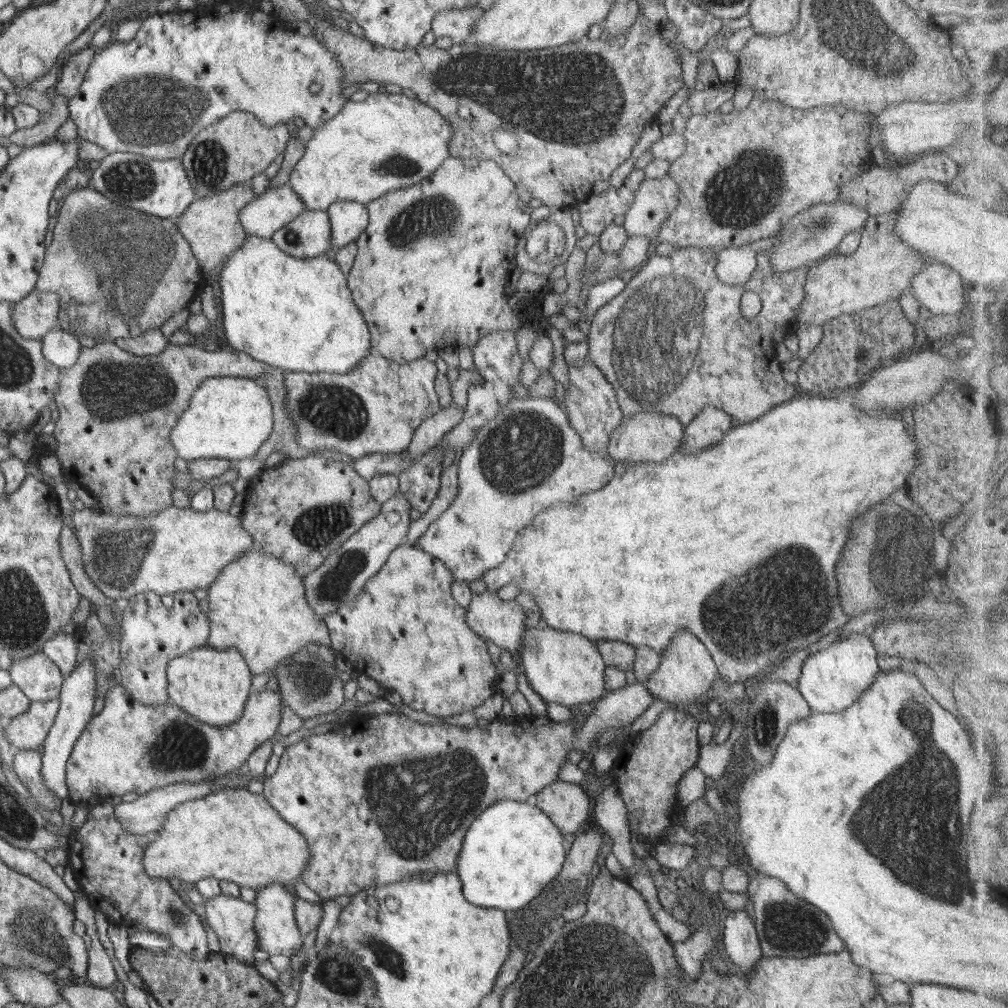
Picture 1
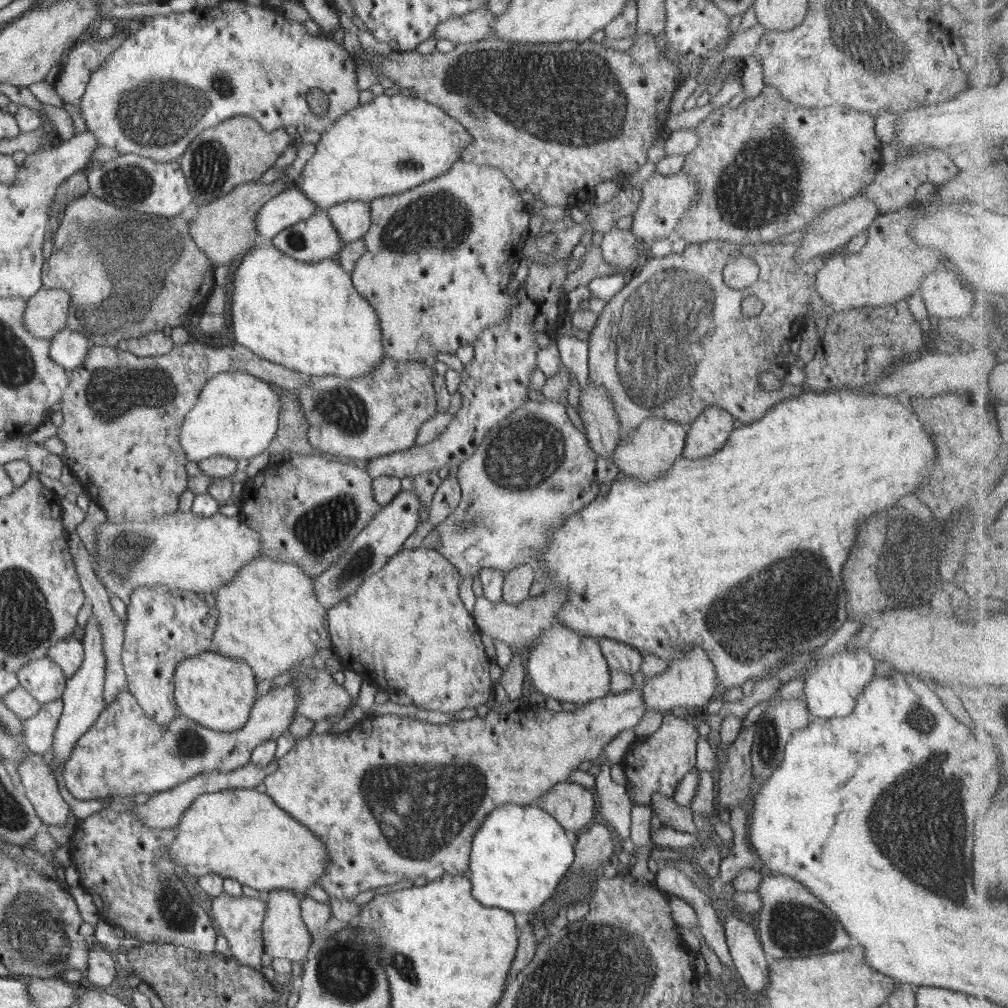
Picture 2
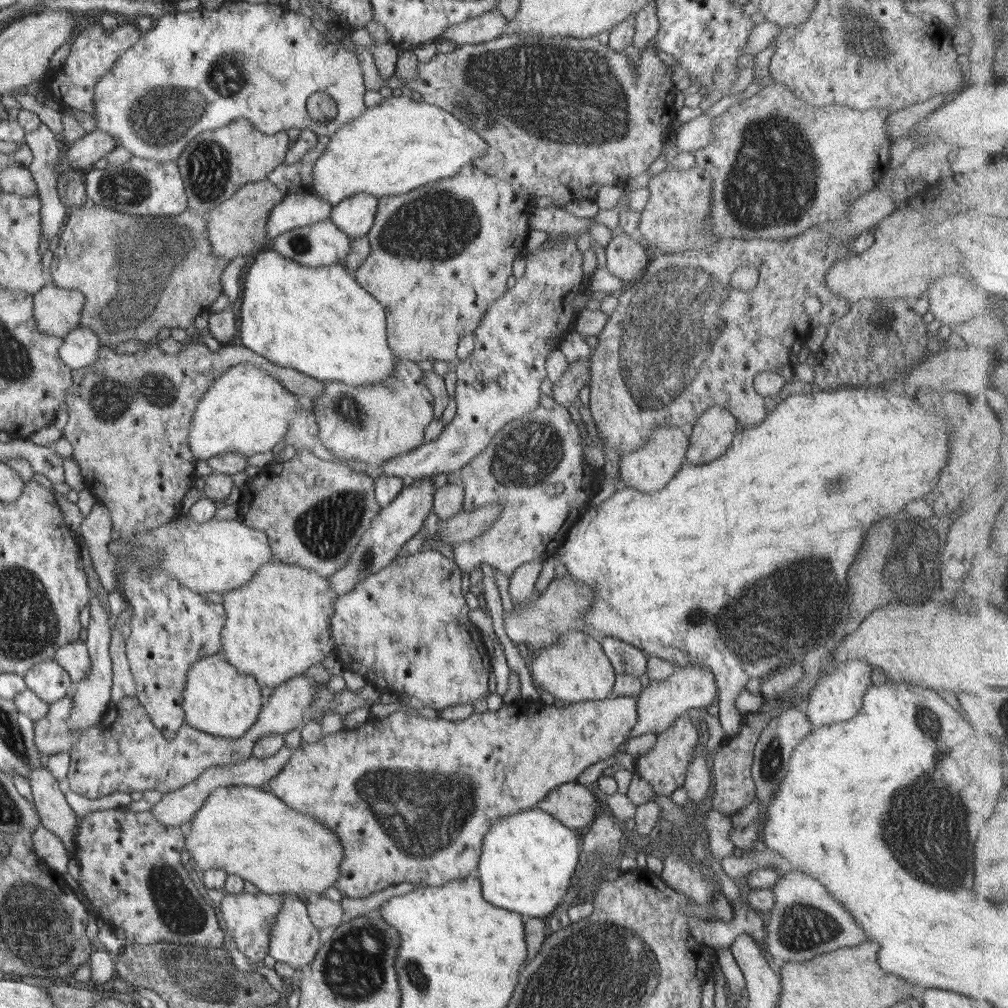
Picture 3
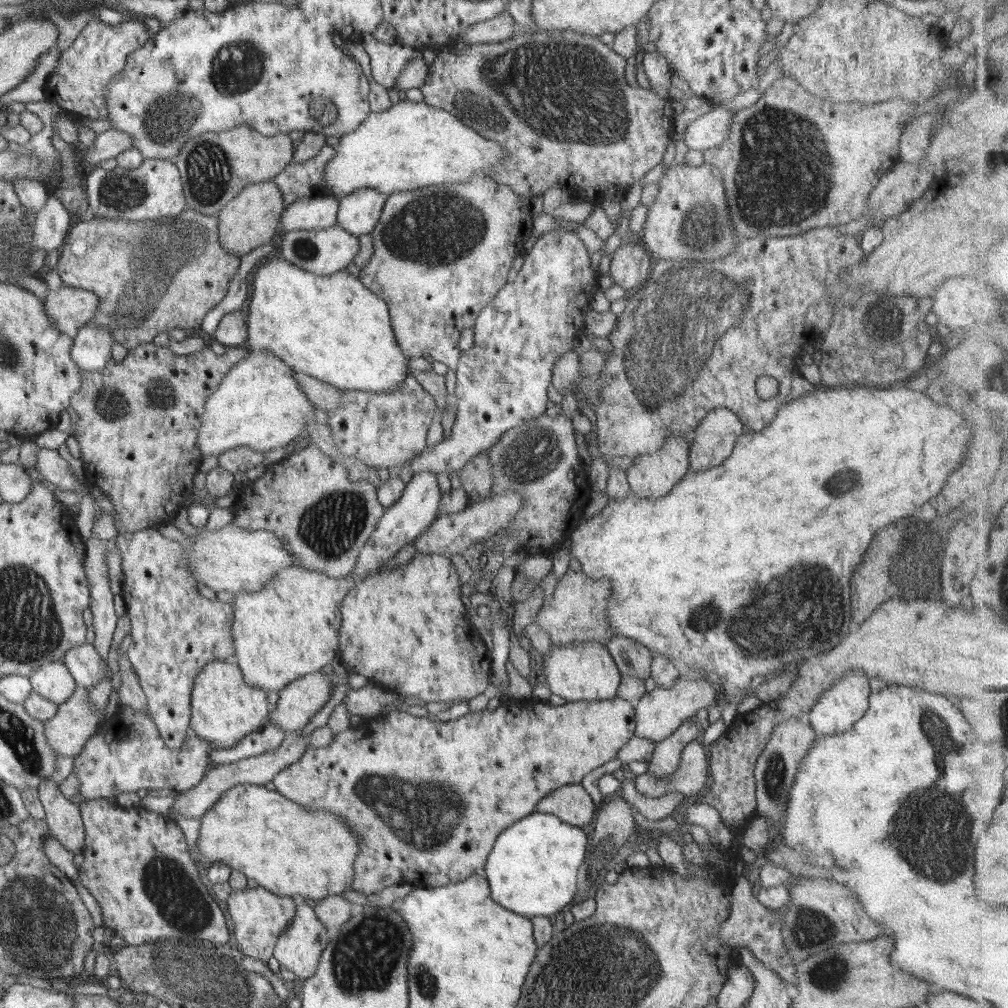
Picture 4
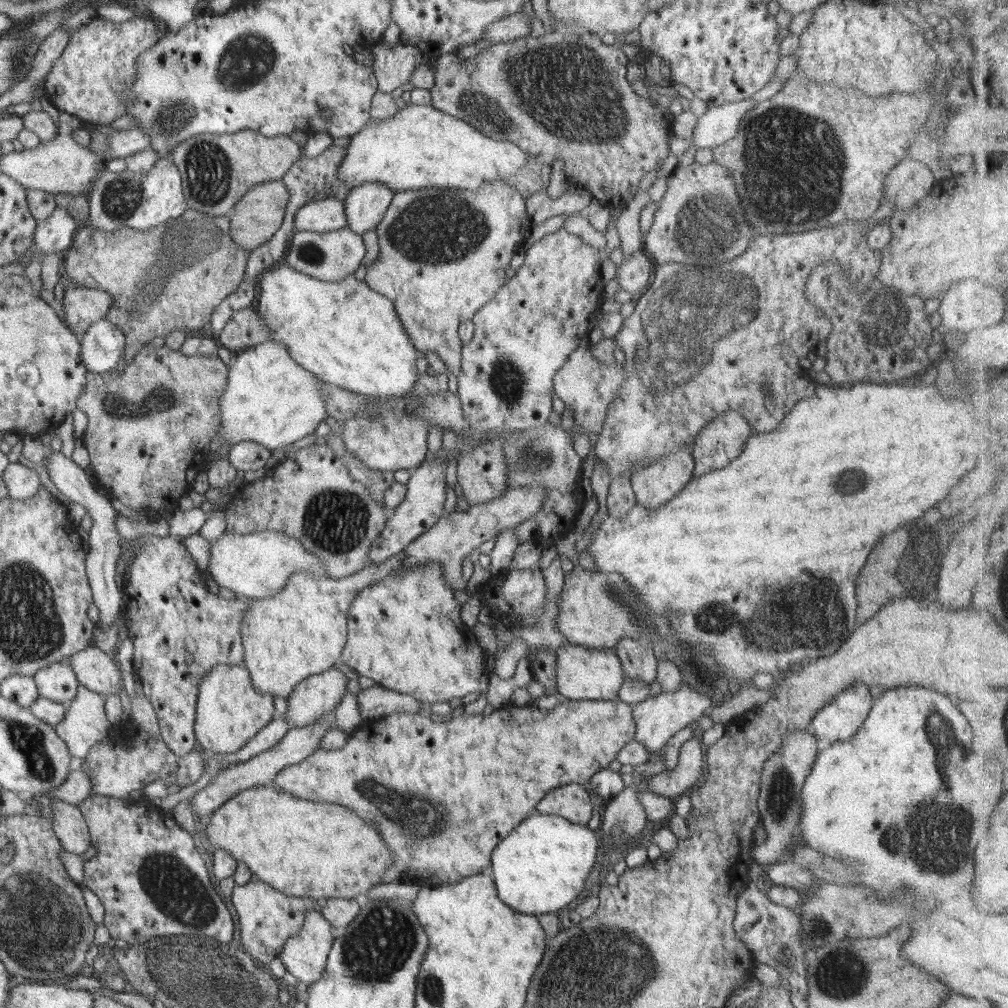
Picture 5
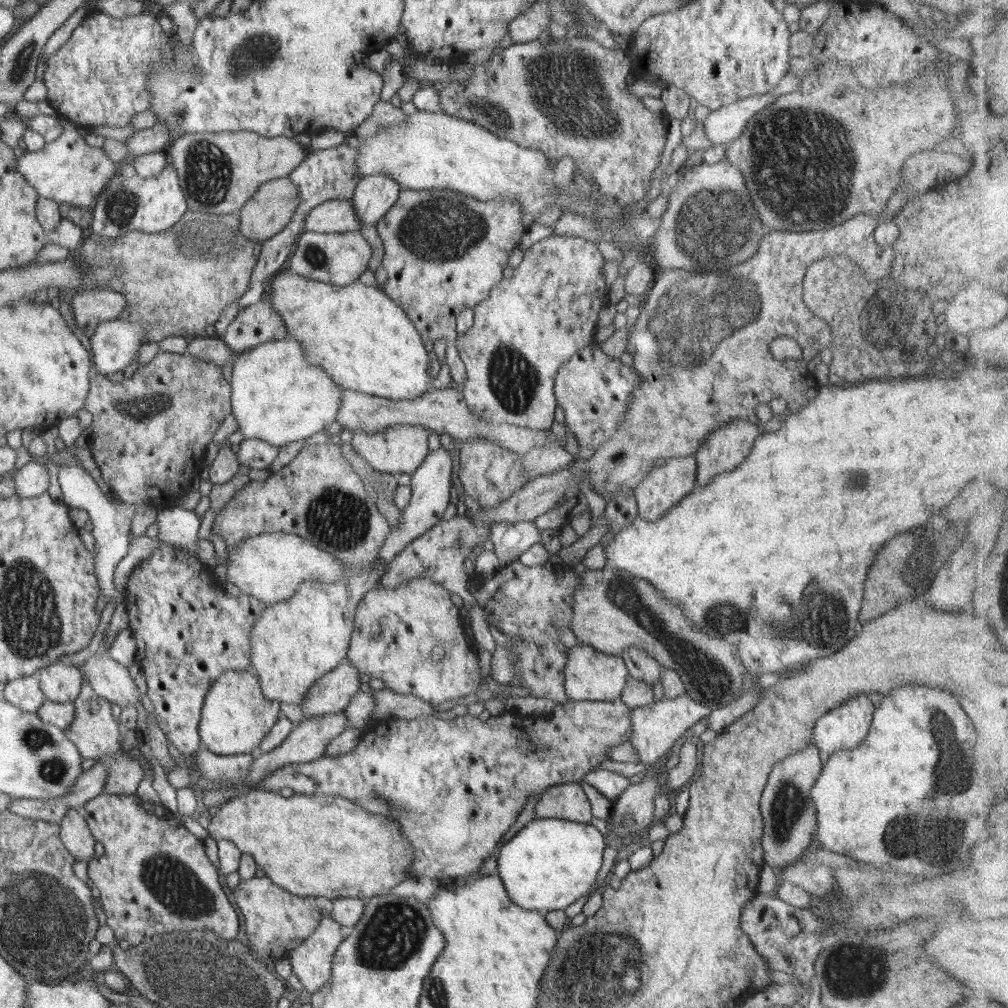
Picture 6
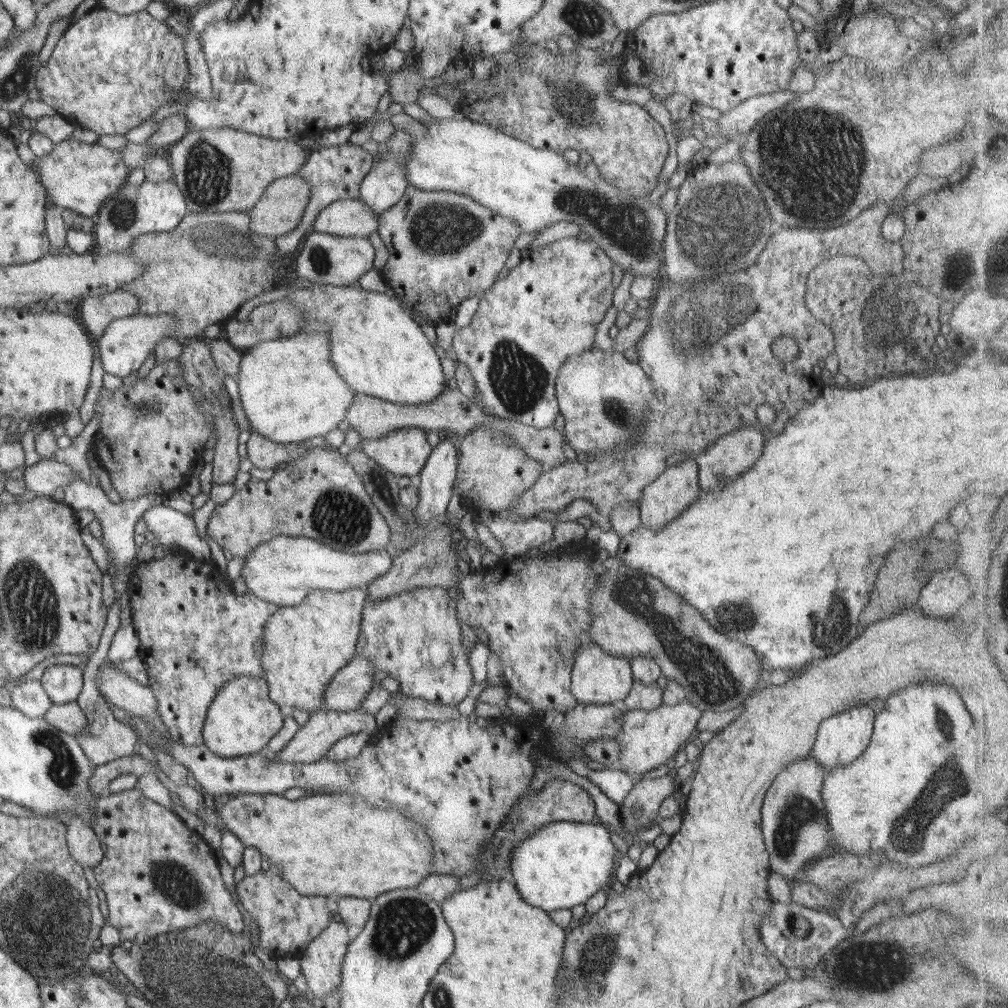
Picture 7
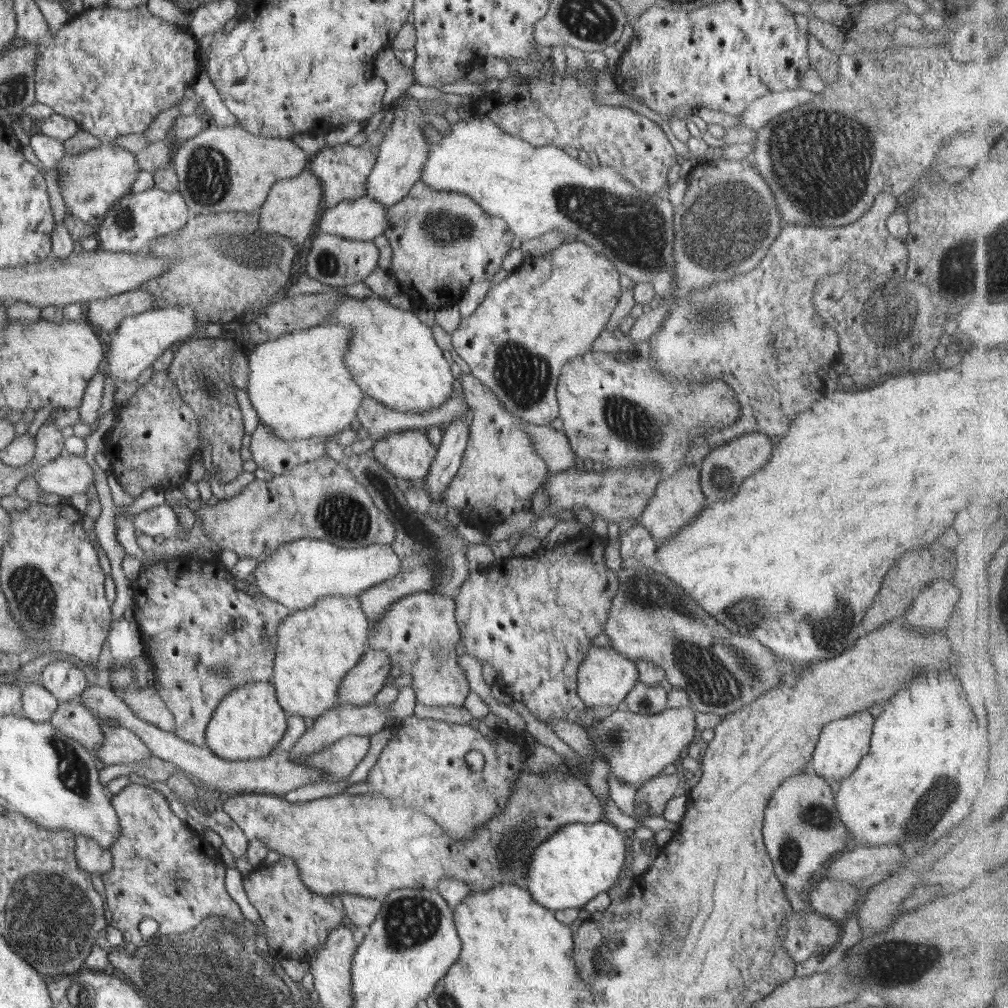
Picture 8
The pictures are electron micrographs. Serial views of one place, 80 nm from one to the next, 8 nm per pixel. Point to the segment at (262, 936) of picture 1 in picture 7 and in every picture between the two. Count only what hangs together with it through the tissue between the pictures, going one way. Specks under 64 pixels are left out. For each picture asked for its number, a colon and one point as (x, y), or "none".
2: (285, 936)
3: (294, 940)
4: (299, 948)
5: (305, 955)
6: (311, 961)
7: (321, 962)

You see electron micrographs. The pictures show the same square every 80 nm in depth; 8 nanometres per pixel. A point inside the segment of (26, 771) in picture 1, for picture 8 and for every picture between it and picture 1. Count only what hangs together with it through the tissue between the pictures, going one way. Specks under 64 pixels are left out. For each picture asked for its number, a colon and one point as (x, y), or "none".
2: (36, 780)
3: (55, 813)
4: (63, 817)
5: (69, 824)
6: (79, 842)
7: (84, 845)
8: (94, 859)

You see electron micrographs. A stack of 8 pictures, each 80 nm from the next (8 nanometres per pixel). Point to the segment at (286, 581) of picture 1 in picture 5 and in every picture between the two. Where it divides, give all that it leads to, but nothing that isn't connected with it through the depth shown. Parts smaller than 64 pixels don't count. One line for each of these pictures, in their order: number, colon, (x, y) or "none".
2: (269, 617)
3: (277, 626)
4: (290, 628)
5: (302, 630)

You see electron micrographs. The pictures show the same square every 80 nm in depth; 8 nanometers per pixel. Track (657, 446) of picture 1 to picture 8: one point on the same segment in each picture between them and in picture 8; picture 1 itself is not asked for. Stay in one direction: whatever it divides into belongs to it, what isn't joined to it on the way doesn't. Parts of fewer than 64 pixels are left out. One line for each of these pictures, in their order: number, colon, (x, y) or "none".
2: (646, 454)
3: (650, 468)
4: (652, 475)
5: (653, 486)
6: (664, 487)
7: (663, 500)
8: (678, 500)

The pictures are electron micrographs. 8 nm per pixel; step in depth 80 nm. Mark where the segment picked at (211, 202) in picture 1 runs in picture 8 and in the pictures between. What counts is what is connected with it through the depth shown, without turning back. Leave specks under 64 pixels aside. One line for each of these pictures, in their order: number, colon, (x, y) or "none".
2: (224, 229)
3: (237, 227)
4: (250, 220)
5: (259, 213)
6: (267, 213)
7: (280, 209)
8: (291, 208)

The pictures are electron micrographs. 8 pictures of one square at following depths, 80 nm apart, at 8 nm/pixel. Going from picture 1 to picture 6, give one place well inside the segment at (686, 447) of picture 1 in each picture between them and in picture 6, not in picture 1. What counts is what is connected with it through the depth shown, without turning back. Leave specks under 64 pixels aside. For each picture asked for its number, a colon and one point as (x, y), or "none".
2: (709, 432)
3: (711, 436)
4: (715, 437)
5: (722, 440)
6: (726, 448)

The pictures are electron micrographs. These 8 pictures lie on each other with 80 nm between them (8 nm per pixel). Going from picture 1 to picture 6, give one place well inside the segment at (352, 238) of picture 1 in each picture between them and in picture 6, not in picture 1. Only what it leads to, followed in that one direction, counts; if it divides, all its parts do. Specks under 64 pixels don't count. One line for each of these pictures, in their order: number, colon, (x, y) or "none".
2: (352, 219)
3: (355, 216)
4: (359, 212)
5: (365, 205)
6: (373, 196)

